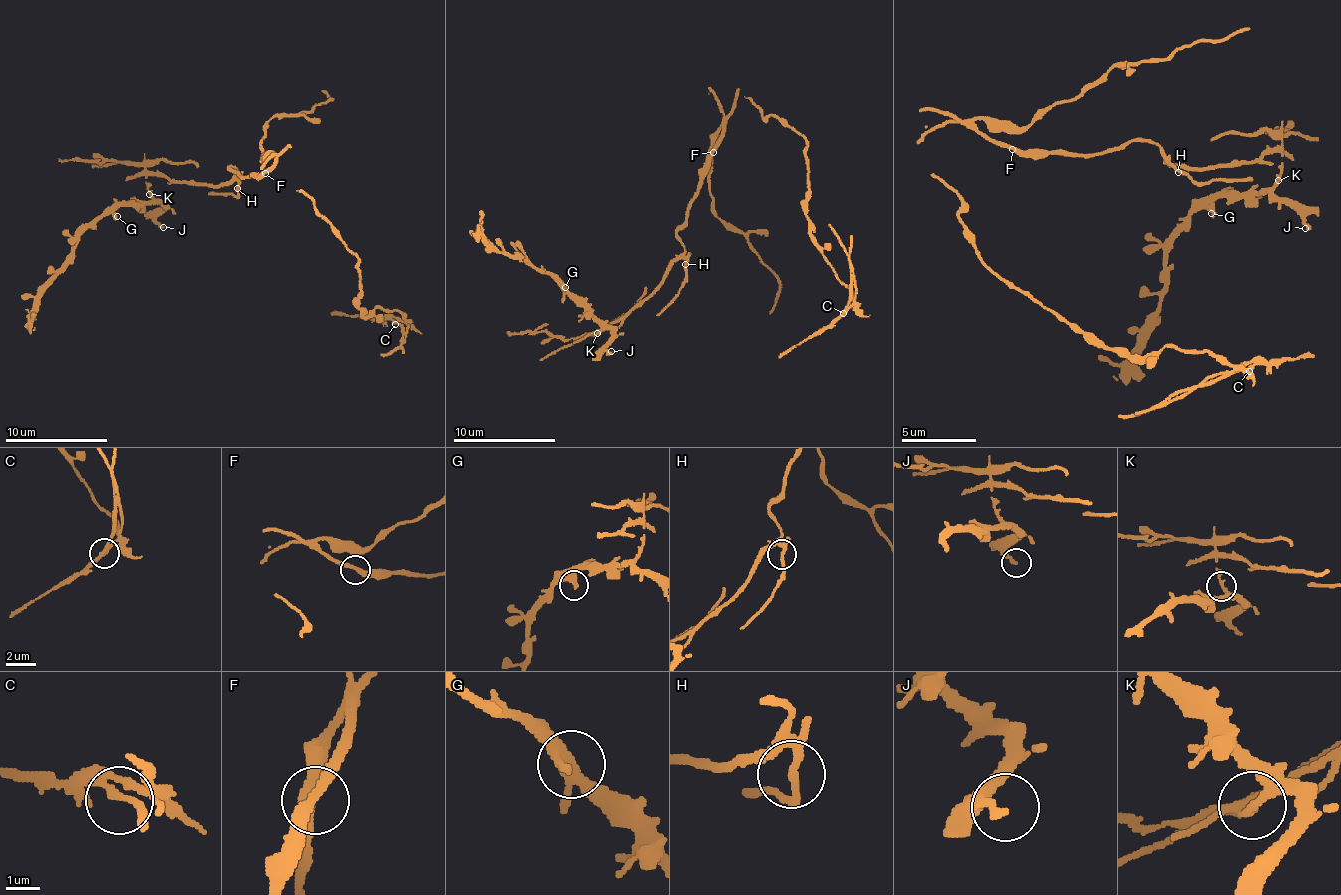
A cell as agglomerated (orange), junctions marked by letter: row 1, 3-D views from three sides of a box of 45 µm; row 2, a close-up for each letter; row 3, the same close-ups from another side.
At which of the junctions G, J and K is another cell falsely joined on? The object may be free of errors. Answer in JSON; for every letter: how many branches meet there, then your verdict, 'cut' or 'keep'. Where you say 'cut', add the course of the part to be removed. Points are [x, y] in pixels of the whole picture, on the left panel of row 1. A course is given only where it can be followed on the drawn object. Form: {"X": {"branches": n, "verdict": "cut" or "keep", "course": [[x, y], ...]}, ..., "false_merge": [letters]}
{"G": {"branches": 1, "verdict": "keep"}, "J": {"branches": 1, "verdict": "keep"}, "K": {"branches": 1, "verdict": "cut"}, "false_merge": ["K"]}

